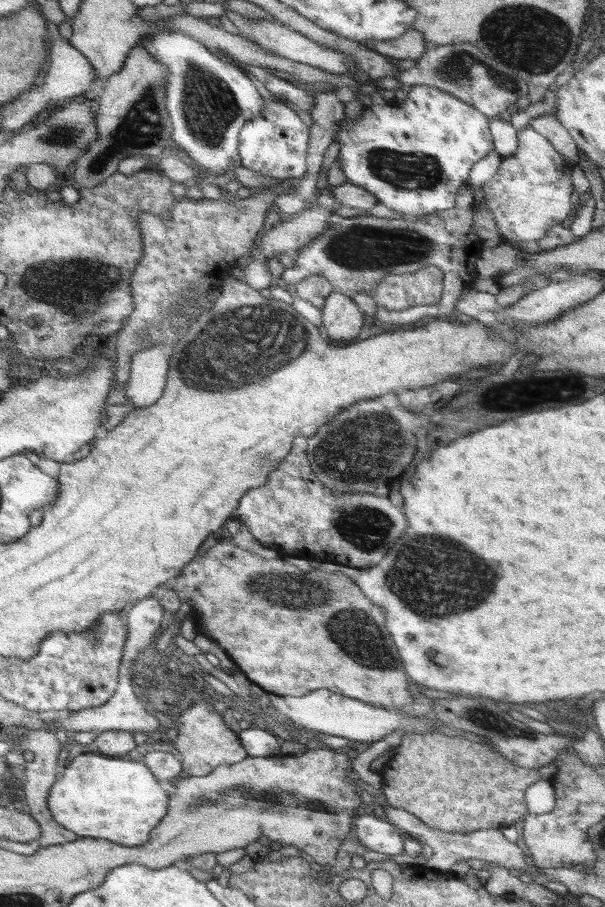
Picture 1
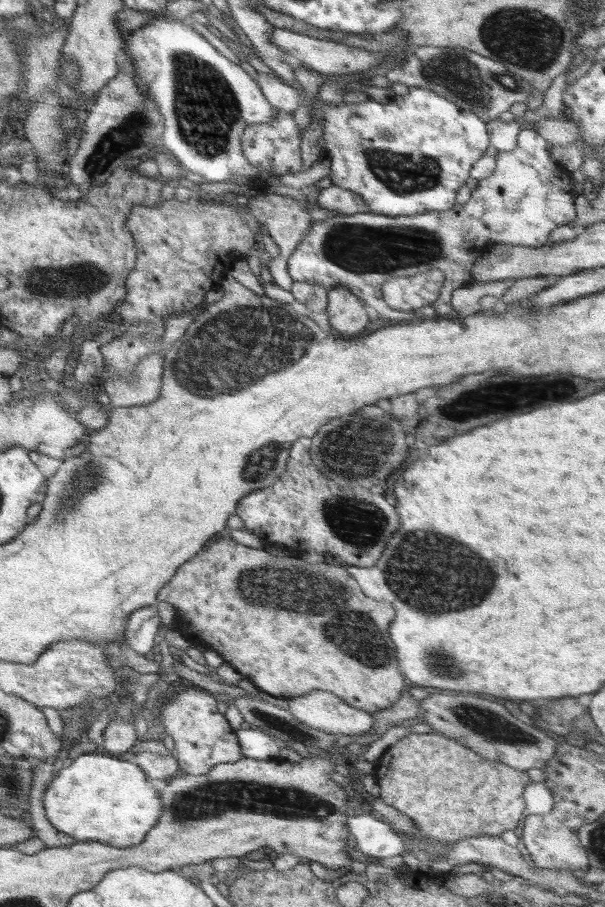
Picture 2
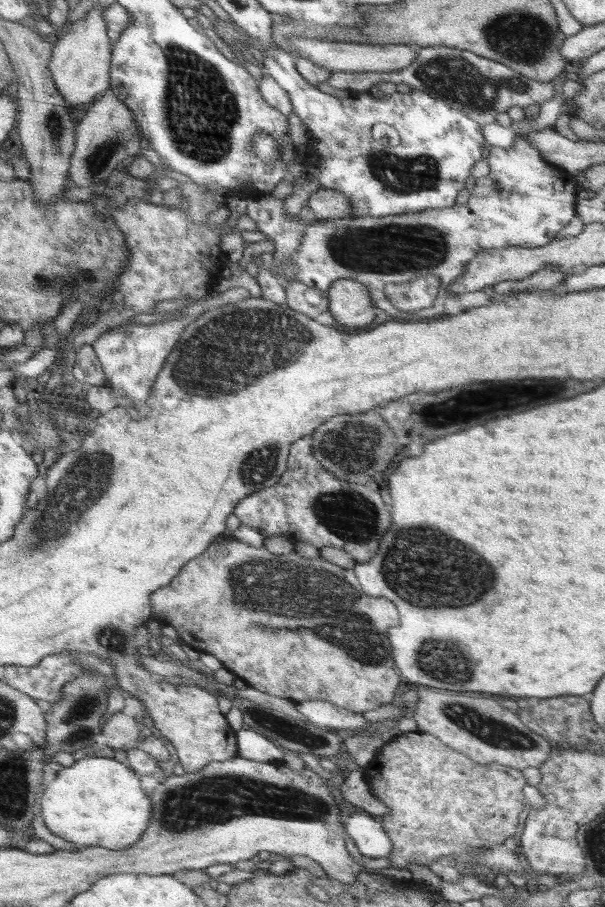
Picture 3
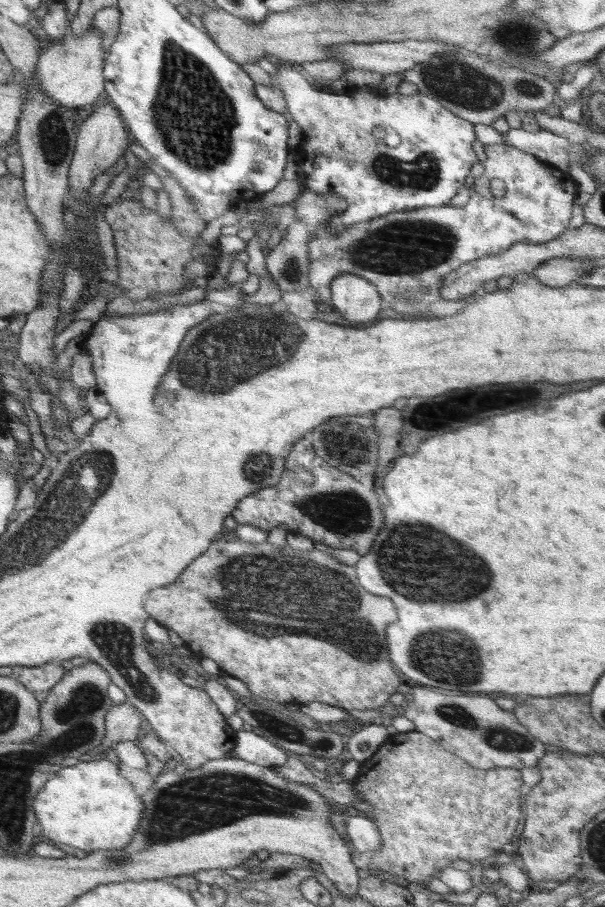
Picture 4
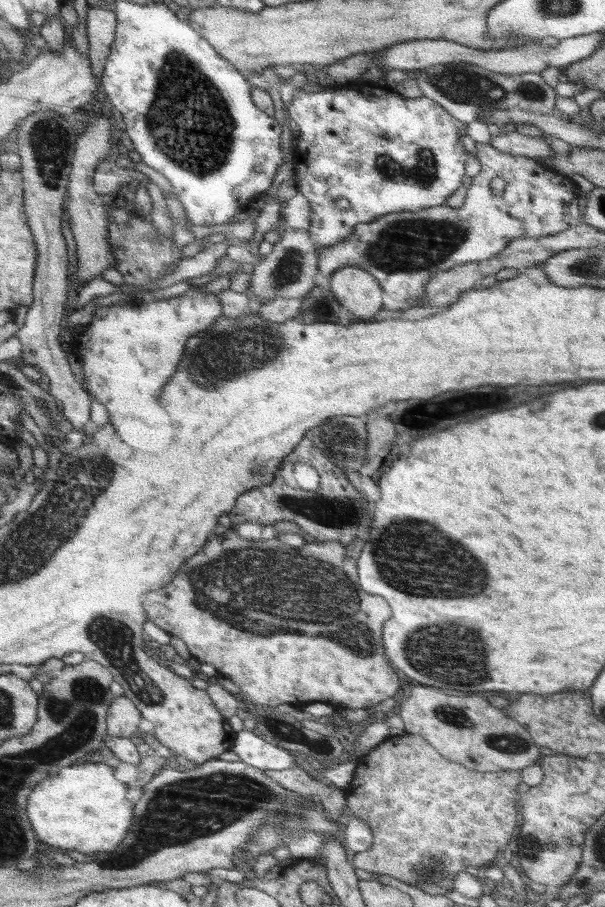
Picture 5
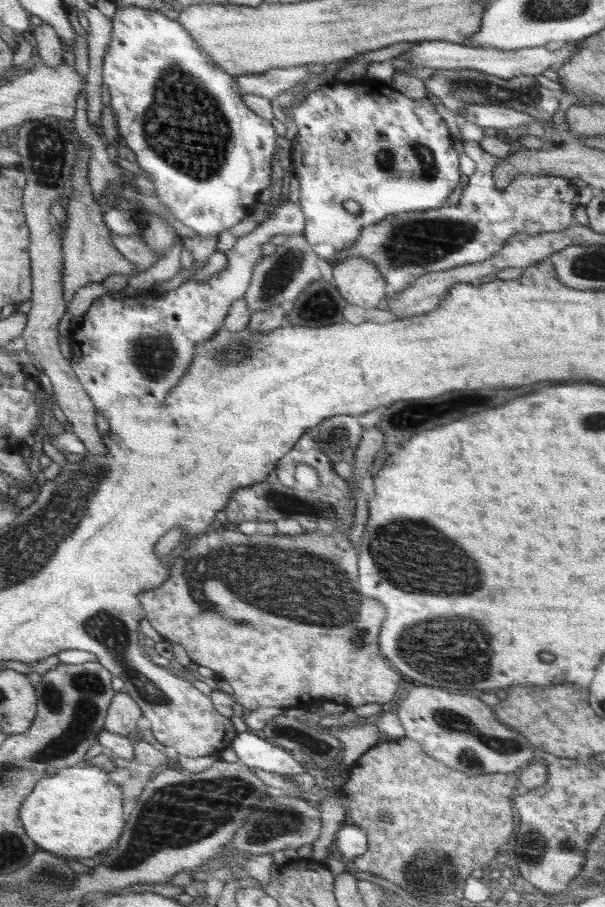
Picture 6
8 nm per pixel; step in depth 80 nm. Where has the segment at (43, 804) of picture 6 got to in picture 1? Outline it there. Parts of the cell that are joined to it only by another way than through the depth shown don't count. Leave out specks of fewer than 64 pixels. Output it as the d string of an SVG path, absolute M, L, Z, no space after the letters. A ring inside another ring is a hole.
M83 752L77 757L74 757L72 762L67 762L65 765L65 770L56 779L55 785L50 789L48 795L48 808L52 813L52 818L62 826L66 827L66 830L74 832L80 838L90 837L90 838L102 838L104 840L109 840L116 844L122 844L126 846L140 846L141 844L146 844L149 842L150 830L156 828L158 823L165 818L165 814L168 812L169 808L169 798L166 796L166 792L158 786L157 778L150 772L150 769L140 760L136 760L129 757L113 757L113 756L102 756L100 752L94 754L94 752Z

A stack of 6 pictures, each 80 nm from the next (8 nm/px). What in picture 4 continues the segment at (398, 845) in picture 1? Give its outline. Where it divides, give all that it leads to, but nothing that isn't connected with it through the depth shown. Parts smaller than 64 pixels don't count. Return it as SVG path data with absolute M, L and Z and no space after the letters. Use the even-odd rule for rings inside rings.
M349 813L346 817L346 832L358 853L373 851L382 846L376 823L364 814Z

